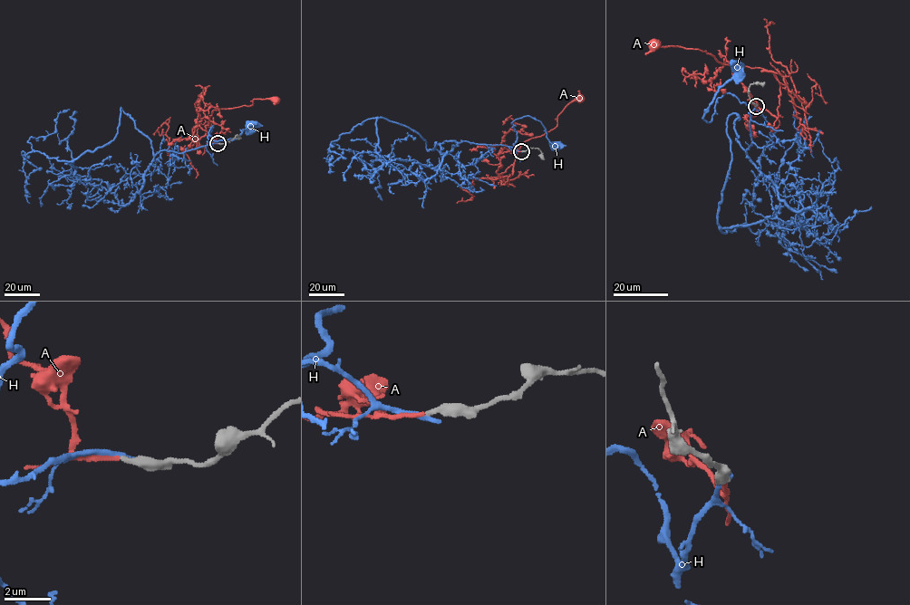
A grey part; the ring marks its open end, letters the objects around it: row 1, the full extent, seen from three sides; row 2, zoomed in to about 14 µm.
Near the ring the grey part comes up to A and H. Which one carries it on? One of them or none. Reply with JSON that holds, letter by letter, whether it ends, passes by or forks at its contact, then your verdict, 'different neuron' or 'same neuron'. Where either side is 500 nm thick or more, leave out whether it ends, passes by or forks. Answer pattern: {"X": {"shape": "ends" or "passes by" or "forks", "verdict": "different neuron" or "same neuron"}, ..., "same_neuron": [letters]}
{"A": {"shape": "ends", "verdict": "same neuron"}, "H": {"shape": "ends", "verdict": "different neuron"}, "same_neuron": ["A"]}

